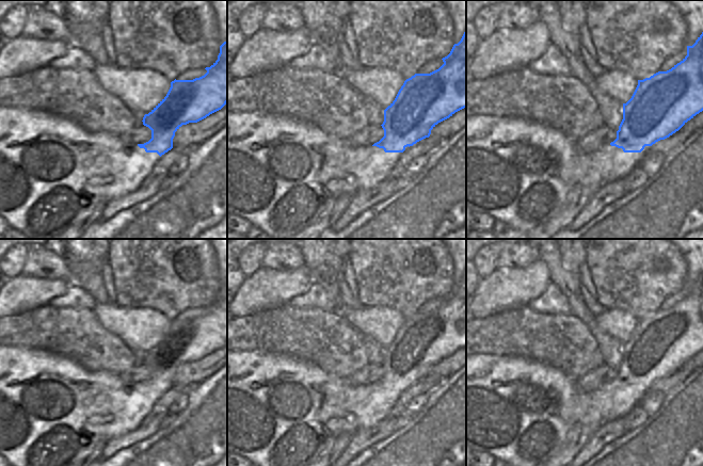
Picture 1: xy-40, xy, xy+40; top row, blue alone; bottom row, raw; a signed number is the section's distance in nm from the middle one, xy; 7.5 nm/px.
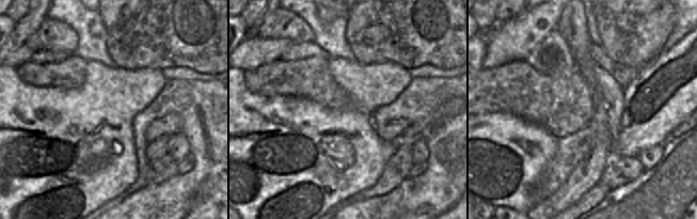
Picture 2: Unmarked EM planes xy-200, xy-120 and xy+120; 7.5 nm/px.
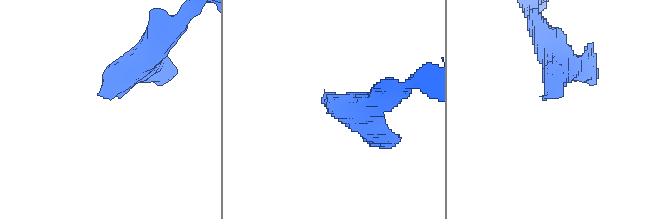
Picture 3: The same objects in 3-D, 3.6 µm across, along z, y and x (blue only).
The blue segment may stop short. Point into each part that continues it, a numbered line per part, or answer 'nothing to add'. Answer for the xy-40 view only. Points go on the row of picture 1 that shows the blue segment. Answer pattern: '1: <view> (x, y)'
1: xy-40 (140, 90)

